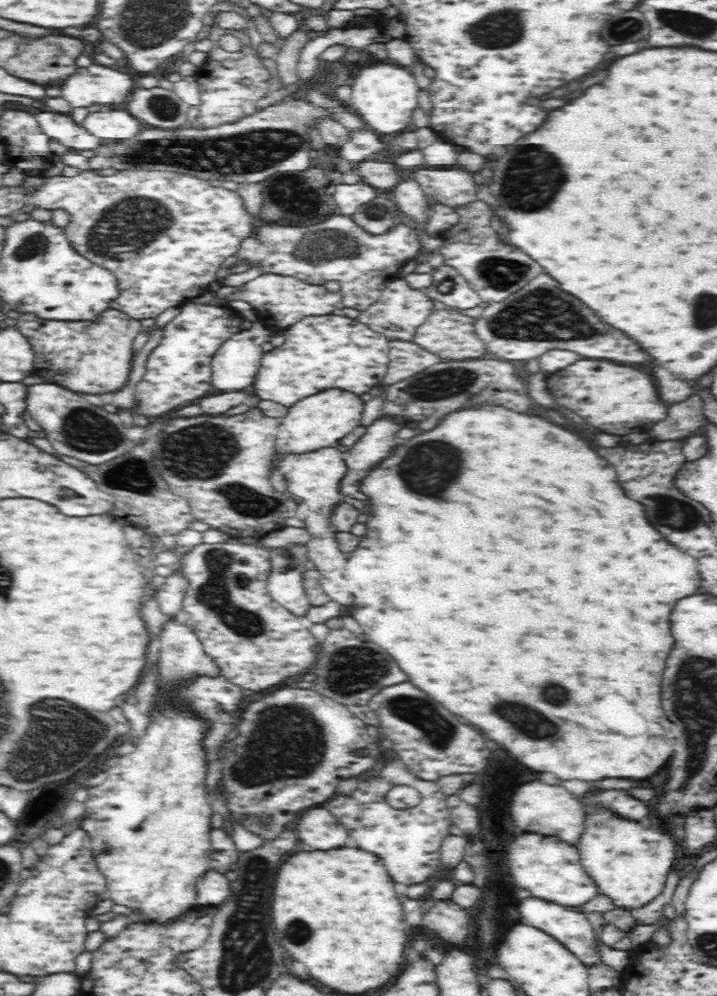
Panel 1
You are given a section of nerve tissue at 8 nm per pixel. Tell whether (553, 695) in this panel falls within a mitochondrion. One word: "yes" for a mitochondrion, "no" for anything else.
yes

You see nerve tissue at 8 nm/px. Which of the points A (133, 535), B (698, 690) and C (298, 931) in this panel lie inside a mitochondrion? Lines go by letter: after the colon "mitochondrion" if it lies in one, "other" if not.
A: other
B: mitochondrion
C: mitochondrion

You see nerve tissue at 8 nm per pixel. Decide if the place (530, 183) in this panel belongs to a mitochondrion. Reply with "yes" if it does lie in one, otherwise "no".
yes

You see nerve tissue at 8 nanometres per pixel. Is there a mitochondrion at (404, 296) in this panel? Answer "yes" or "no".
no

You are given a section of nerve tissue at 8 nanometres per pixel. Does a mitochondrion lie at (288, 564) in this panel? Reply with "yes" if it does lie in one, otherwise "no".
yes

